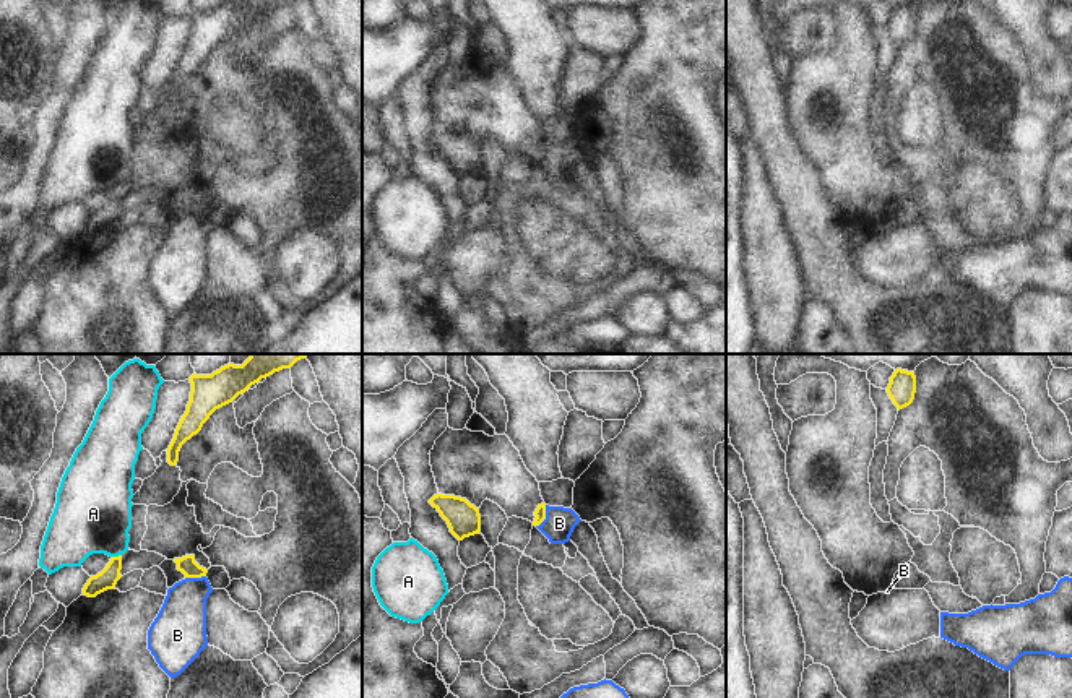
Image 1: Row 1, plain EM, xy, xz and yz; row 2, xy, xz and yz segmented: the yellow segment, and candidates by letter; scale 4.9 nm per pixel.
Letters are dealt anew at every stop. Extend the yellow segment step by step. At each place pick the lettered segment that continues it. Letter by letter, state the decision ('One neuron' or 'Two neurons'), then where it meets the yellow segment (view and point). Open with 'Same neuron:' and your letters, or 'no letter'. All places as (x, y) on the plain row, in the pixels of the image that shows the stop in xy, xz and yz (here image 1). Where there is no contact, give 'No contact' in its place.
Same neuron: no letter
A: Two neurons. Touches yellow at xy (116, 193)
B: Two neurons. Touches yellow at xz (544, 153)

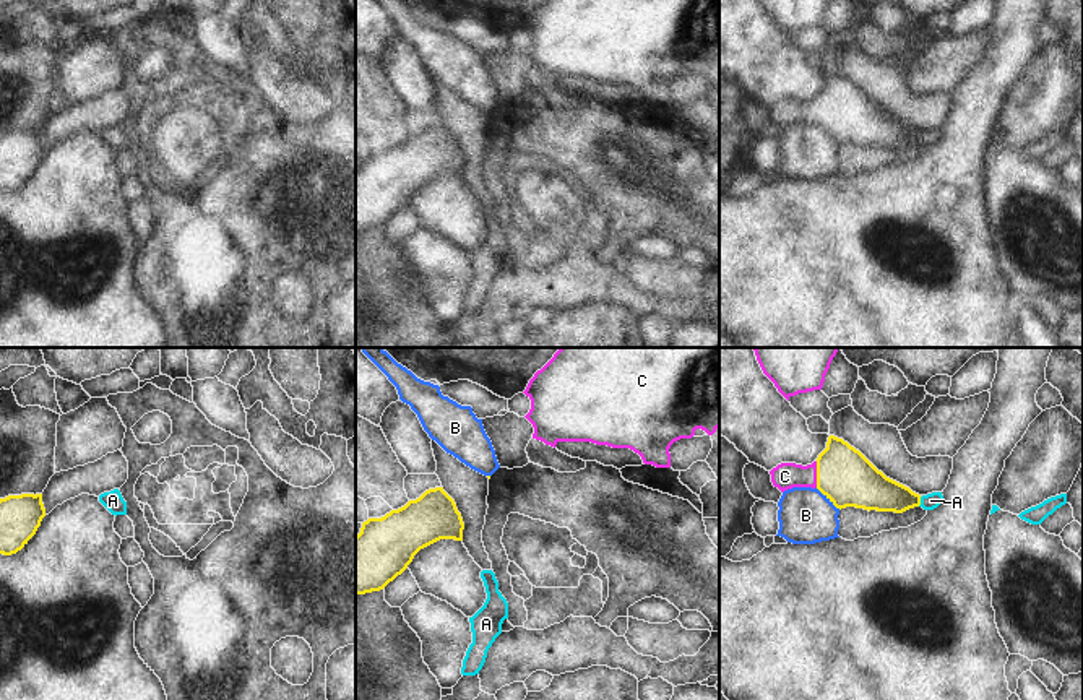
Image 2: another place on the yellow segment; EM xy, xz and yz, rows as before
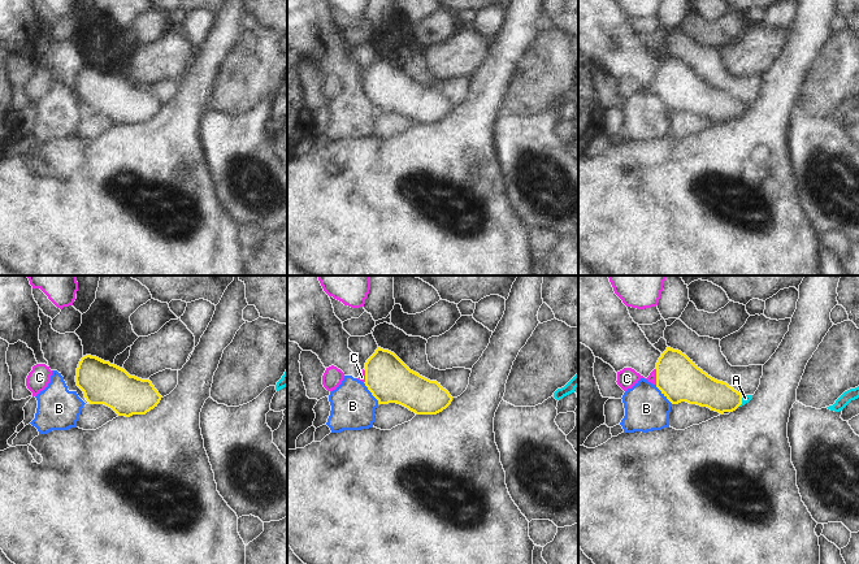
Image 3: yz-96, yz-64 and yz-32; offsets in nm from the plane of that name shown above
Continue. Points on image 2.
Same neuron: A, C
A: One neuron. Touches yellow at yz (919, 138)
B: Two neurons. Touches yellow at yz (828, 133)
C: One neuron. Touches yellow at yz (817, 111)

